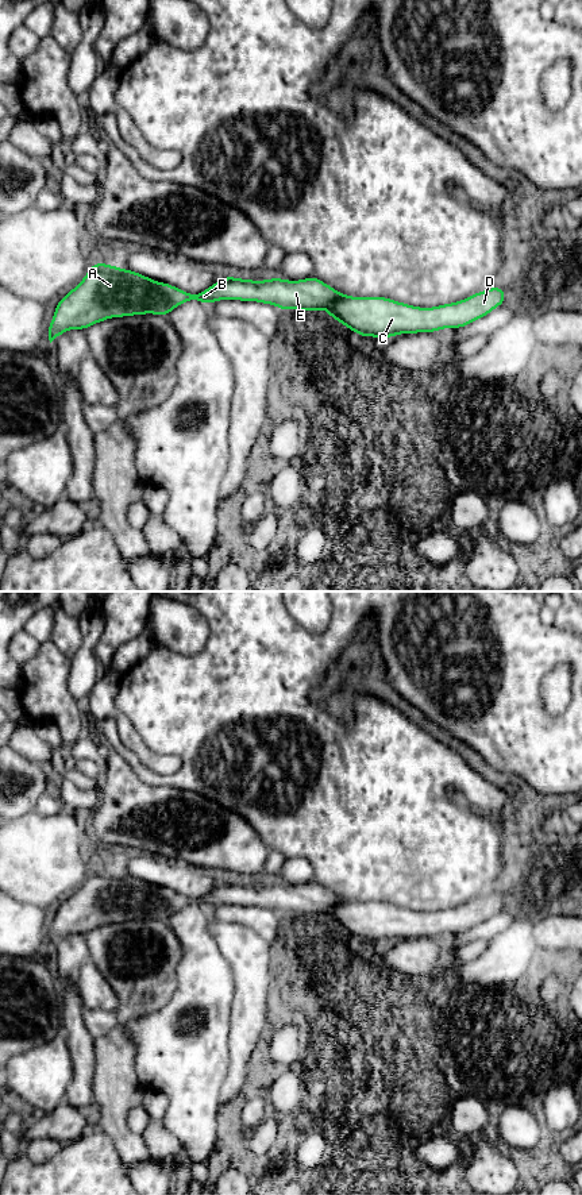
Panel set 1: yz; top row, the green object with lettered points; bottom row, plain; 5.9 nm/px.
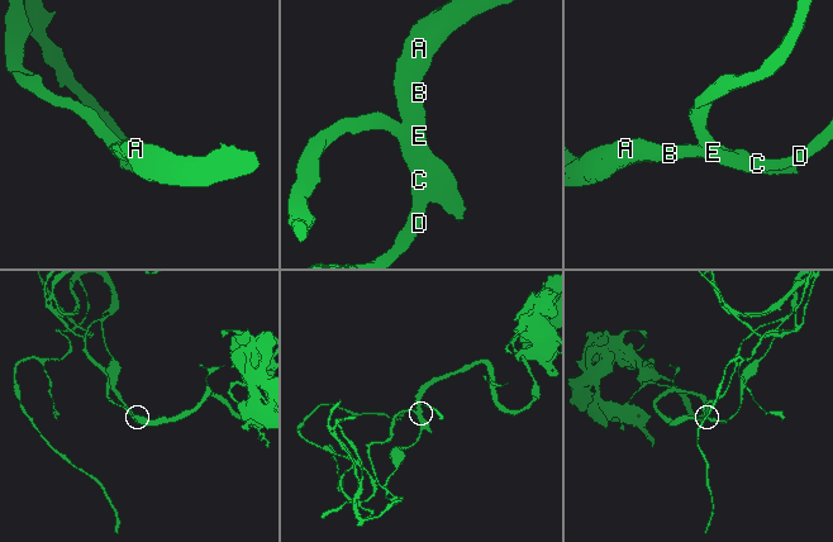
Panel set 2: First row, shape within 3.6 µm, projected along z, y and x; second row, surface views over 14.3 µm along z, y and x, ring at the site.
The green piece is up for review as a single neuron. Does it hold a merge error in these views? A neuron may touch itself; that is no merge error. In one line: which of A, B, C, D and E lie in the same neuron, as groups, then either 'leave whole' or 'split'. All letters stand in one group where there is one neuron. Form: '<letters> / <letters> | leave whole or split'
A B C D E | leave whole

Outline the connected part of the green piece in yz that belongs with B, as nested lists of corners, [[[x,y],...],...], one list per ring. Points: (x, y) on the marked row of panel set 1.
[[[93,263],[84,280],[62,297],[47,328],[50,343],[69,329],[88,327],[112,317],[154,313],[167,316],[185,301],[207,305],[219,300],[257,301],[282,311],[325,309],[328,316],[362,338],[393,338],[398,334],[435,332],[460,328],[487,316],[505,301],[502,288],[432,308],[420,308],[388,297],[346,296],[317,277],[298,281],[234,278],[215,282],[199,294],[108,263]]]

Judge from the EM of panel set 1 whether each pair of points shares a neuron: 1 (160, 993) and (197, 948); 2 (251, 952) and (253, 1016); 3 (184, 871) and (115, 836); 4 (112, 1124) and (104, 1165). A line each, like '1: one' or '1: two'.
1: two
2: one
3: two
4: two

